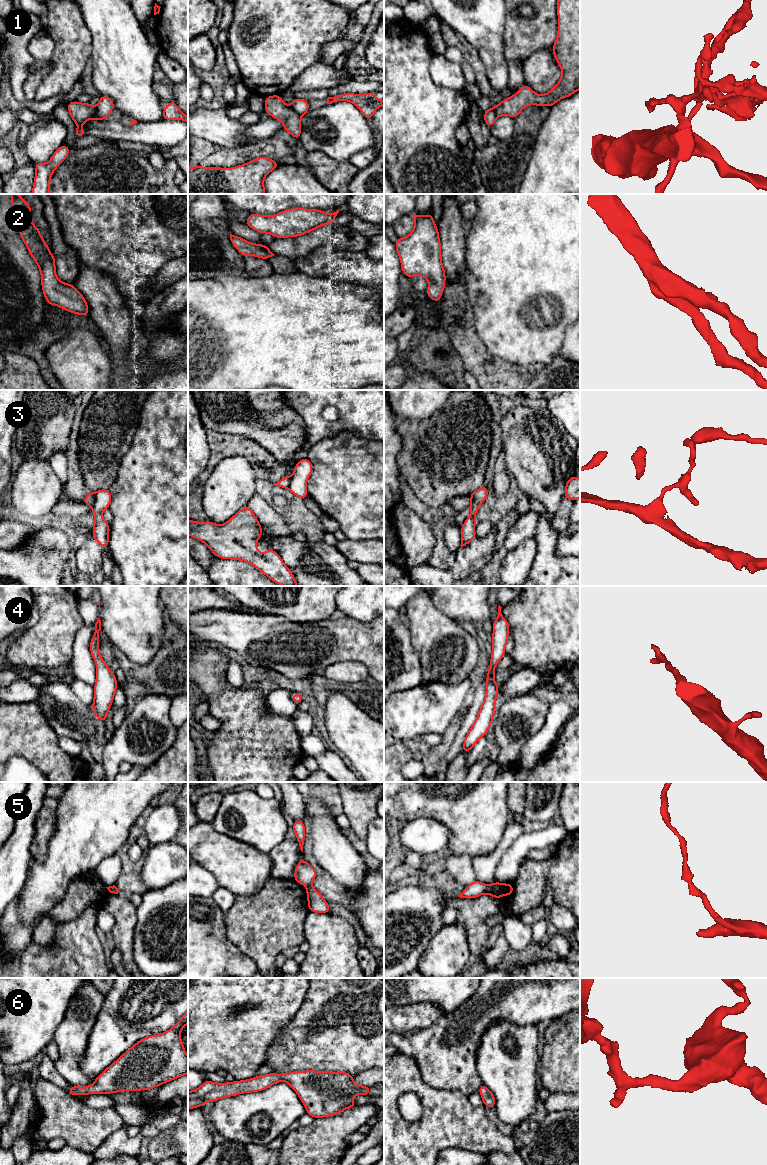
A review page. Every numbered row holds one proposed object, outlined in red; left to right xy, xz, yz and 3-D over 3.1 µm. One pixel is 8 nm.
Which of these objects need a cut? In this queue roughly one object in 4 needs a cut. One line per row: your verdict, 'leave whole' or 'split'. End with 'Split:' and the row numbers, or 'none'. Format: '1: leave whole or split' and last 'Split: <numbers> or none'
1: split
2: leave whole
3: split
4: leave whole
5: split
6: leave whole
Split: 1, 3, 5

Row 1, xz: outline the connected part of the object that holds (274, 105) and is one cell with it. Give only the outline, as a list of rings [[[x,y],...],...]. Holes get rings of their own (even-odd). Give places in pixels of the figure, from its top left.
[[[280,95],[265,97],[264,112],[269,113],[272,118],[283,122],[283,129],[289,132],[295,139],[300,139],[301,115],[287,106]]]

